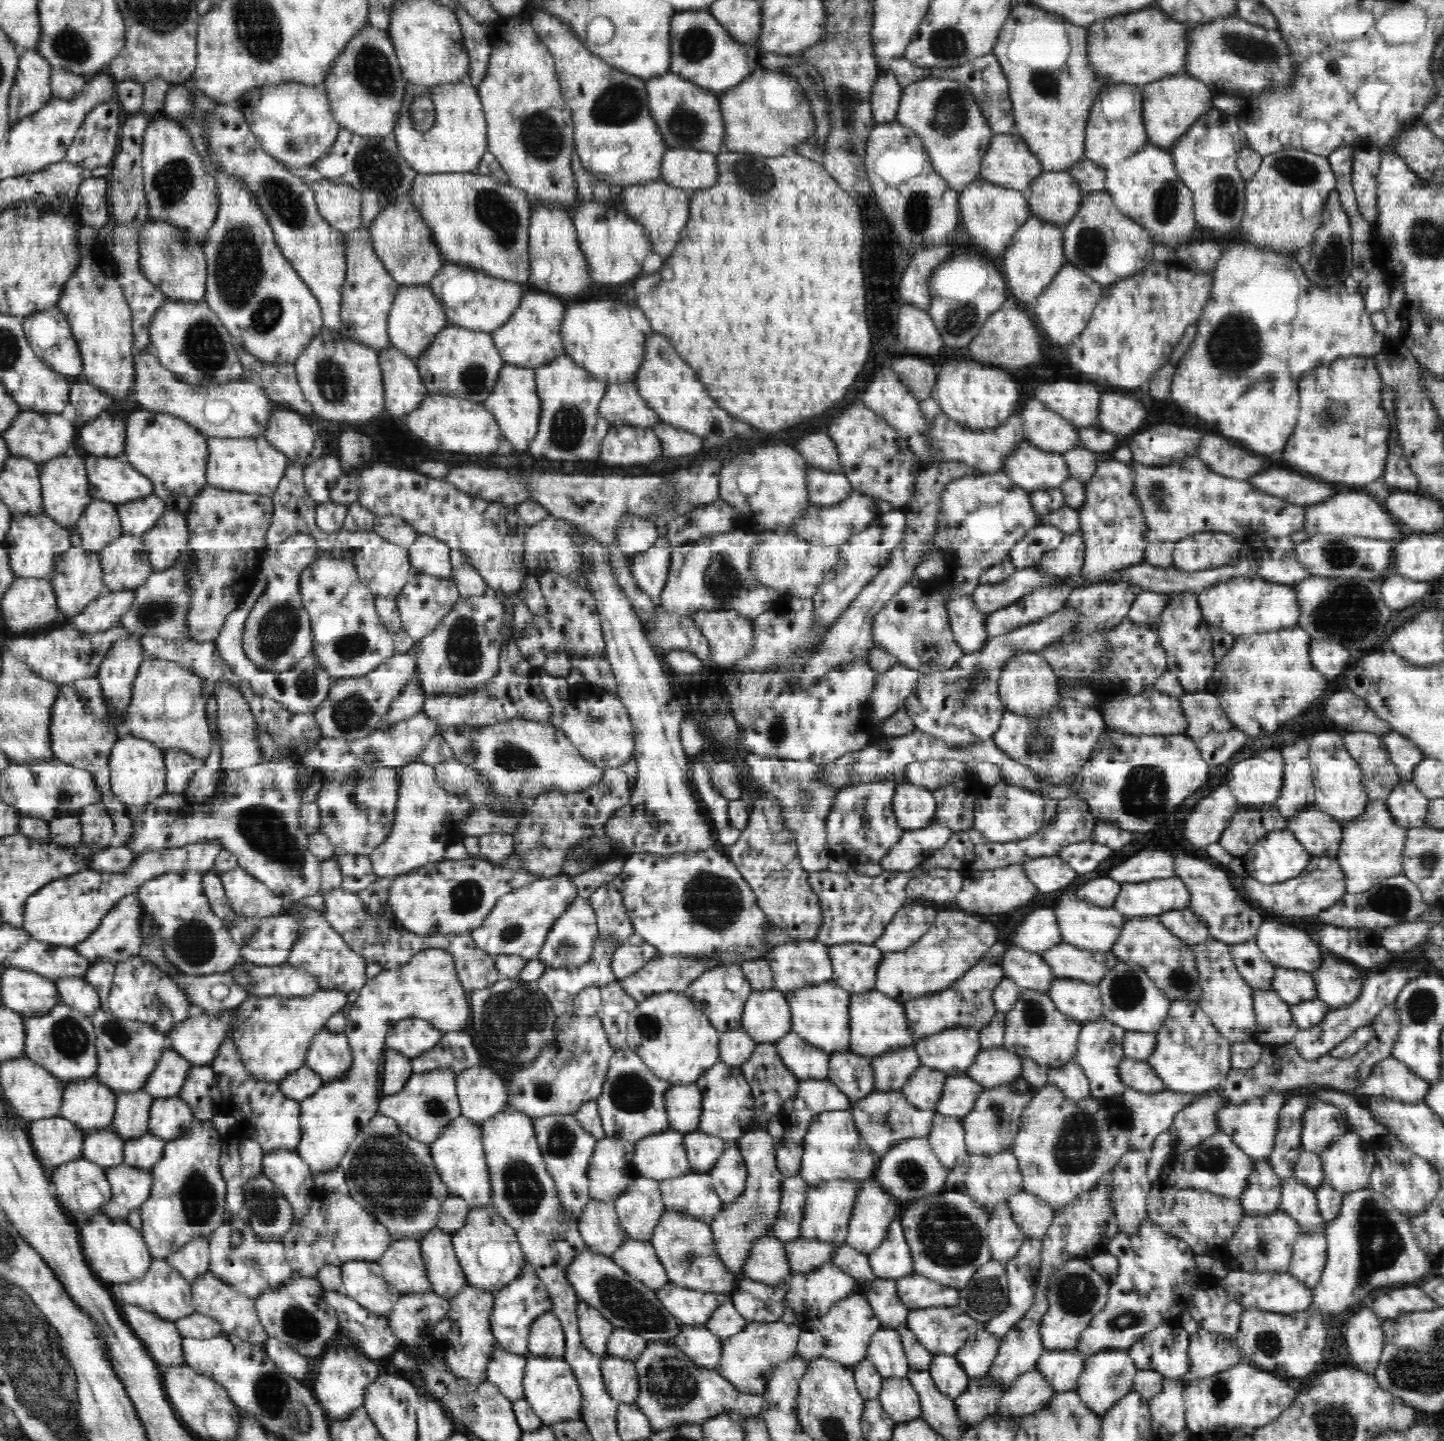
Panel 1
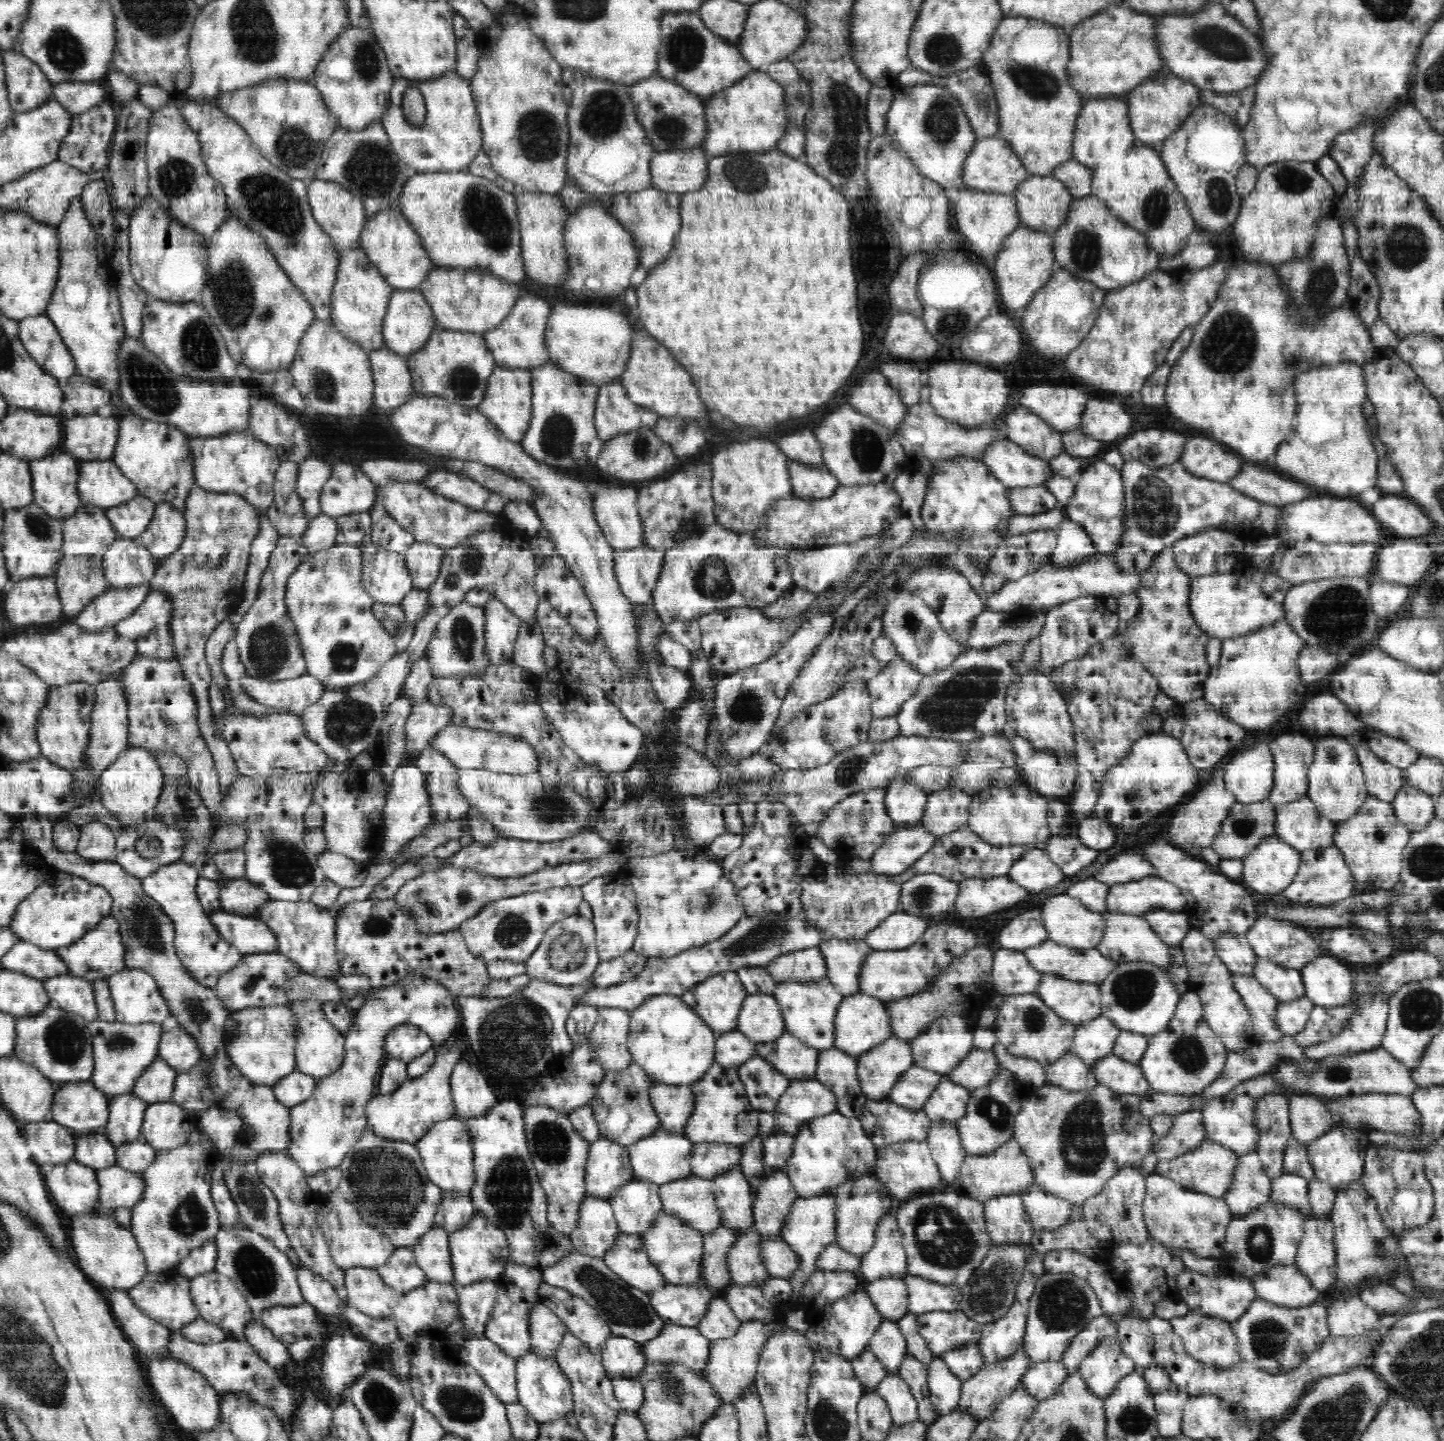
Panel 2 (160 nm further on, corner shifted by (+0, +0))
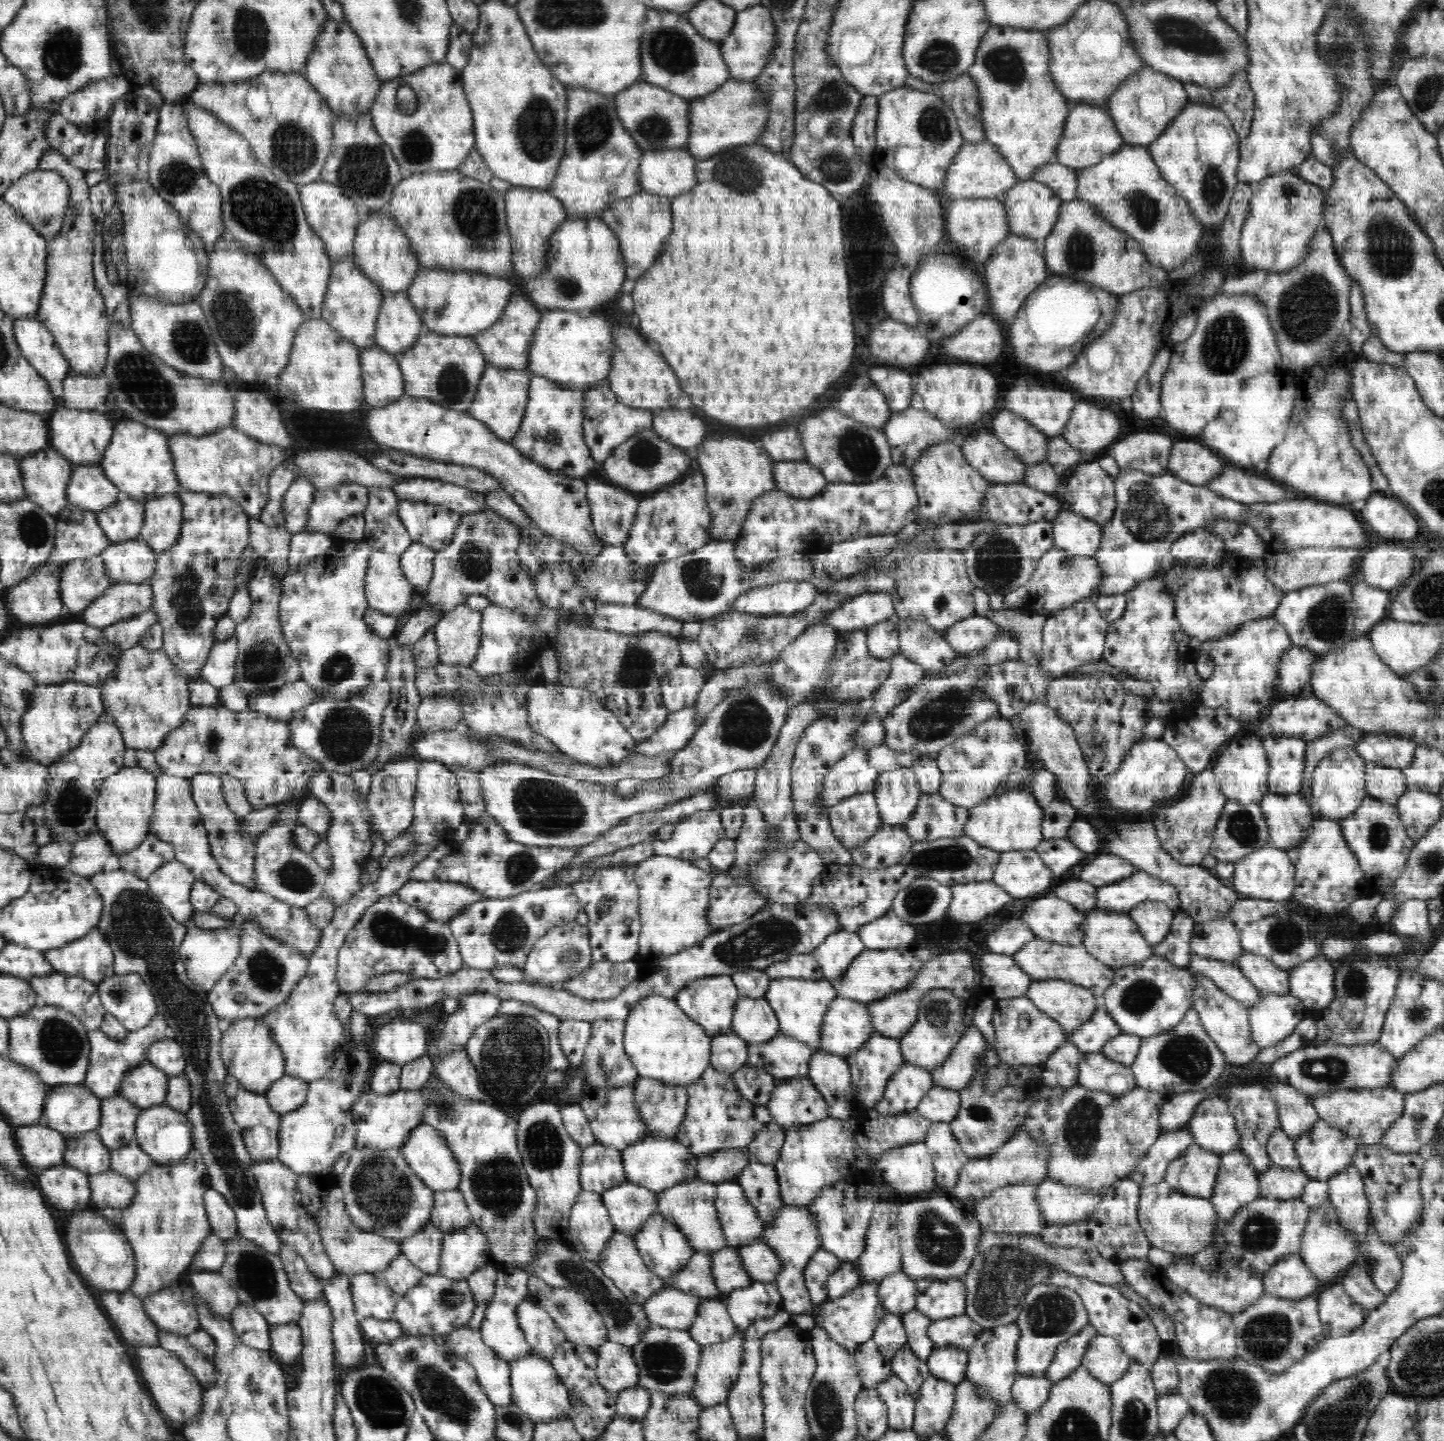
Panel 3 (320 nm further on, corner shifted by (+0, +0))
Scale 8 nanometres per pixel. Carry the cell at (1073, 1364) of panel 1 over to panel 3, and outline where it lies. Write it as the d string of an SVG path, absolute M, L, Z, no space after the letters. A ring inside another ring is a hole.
M1018 1375L1011 1388L1011 1397L1017 1408L1029 1417L1048 1400L1052 1387L1053 1383L1045 1375Z

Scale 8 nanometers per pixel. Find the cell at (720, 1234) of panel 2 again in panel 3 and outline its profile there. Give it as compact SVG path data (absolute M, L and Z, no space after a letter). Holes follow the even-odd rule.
M695 1252L680 1274L666 1280L664 1288L677 1288L702 1299L713 1299L718 1294L711 1271L713 1254L714 1252Z

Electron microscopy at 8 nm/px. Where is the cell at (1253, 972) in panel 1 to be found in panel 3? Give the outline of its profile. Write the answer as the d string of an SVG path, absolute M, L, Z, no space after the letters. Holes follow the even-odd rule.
M1228 919L1194 923L1190 945L1194 955L1232 964L1244 952L1241 929Z

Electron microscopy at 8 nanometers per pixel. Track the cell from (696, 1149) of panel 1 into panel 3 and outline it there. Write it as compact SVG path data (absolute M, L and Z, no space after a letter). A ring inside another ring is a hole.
M727 1149L698 1157L697 1177L708 1183L734 1180L751 1161L745 1149Z

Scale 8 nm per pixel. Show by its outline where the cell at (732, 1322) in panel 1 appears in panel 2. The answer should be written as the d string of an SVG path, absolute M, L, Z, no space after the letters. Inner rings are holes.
M715 1298L710 1301L705 1315L696 1327L702 1336L716 1341L734 1336L742 1323L726 1299Z

